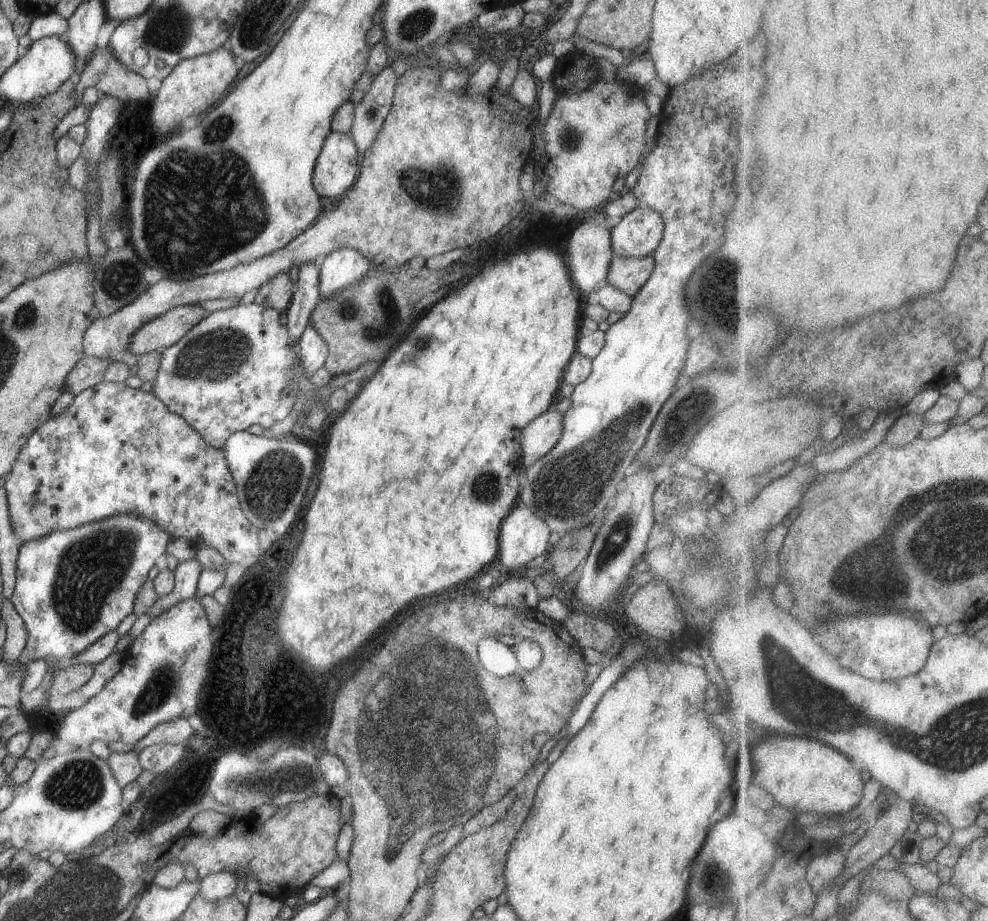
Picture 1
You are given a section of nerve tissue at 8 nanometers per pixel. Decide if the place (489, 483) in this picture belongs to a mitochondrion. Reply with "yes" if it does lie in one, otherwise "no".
yes

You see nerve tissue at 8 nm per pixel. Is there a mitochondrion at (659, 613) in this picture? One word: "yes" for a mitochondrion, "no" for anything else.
no

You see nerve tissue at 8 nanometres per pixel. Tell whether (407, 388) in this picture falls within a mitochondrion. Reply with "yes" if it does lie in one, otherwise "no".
no

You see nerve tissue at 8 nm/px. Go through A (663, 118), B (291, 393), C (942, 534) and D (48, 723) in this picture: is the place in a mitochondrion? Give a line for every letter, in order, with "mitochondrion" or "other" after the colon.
A: other
B: other
C: mitochondrion
D: other

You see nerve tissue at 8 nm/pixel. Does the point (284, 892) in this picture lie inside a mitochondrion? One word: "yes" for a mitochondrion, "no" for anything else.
no

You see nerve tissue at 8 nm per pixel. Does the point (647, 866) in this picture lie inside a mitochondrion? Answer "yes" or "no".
no

